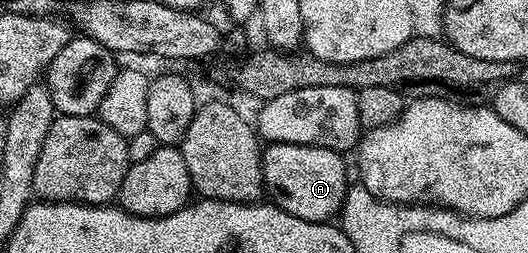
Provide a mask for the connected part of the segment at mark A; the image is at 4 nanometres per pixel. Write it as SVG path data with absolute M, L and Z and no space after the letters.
M294 143L268 144L261 152L261 164L268 198L287 213L295 217L303 217L303 221L330 222L334 217L340 216L341 206L345 203L345 193L351 186L349 175L345 172L345 159L346 156L342 152L332 151L326 147L295 145Z

